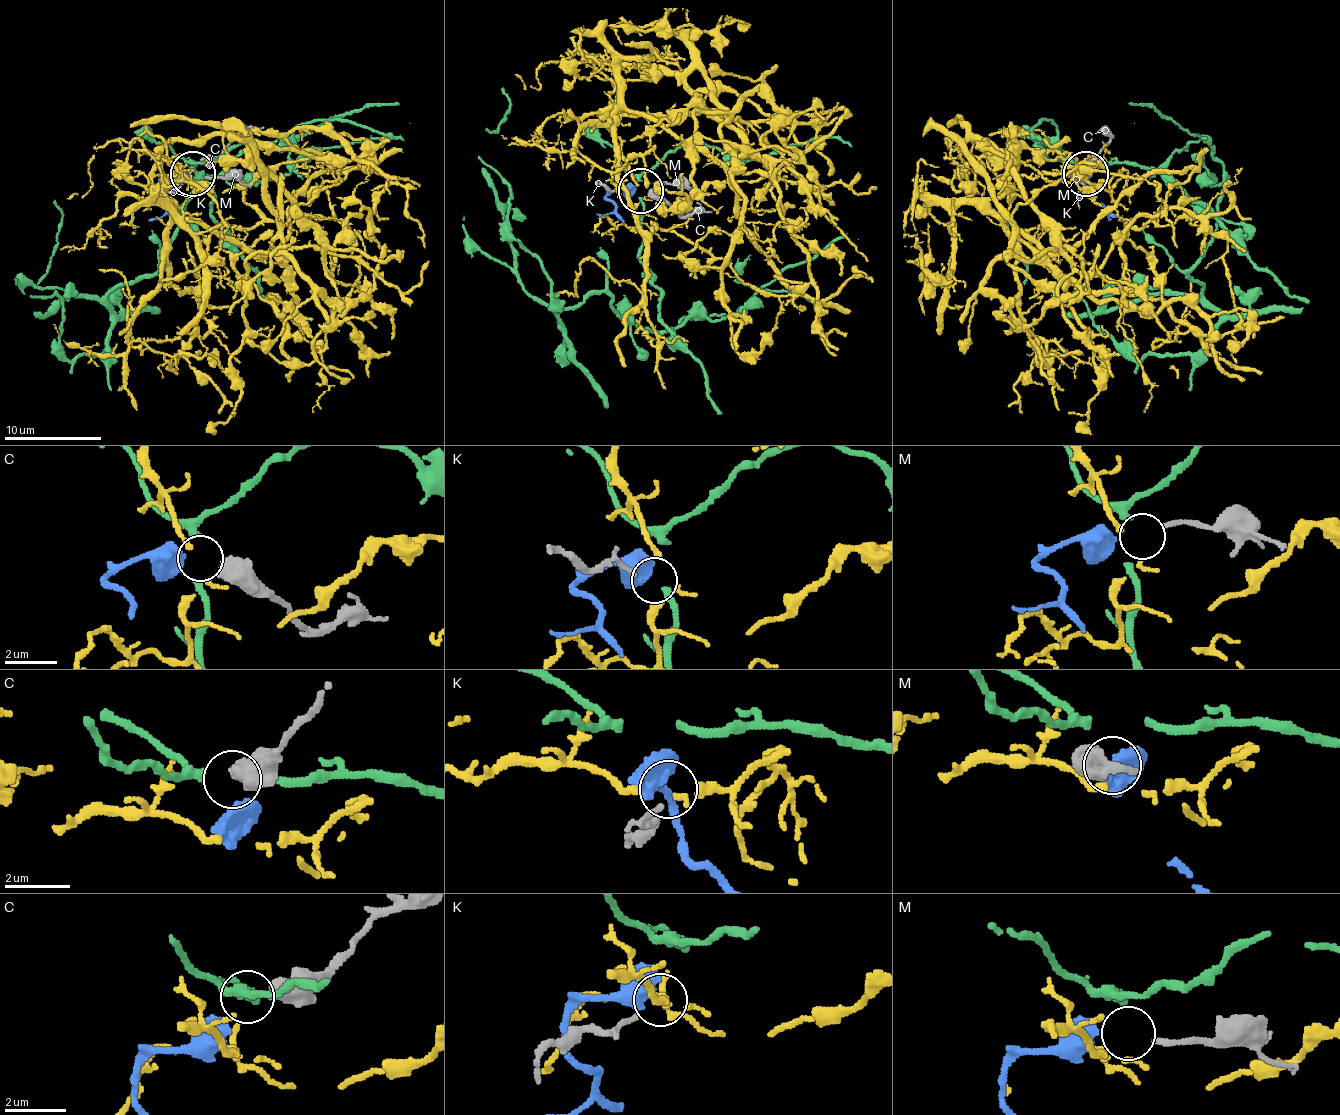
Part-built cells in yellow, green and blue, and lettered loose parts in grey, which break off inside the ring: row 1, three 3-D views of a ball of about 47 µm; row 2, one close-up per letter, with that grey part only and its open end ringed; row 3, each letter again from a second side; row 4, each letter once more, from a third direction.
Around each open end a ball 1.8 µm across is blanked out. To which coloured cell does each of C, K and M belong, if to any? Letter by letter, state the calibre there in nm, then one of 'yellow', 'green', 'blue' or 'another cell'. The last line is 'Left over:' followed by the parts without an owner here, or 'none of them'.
C: 600 nm thick; another cell
K: 150 nm thick; yellow
M: 170 nm thick; blue
Left over: C

